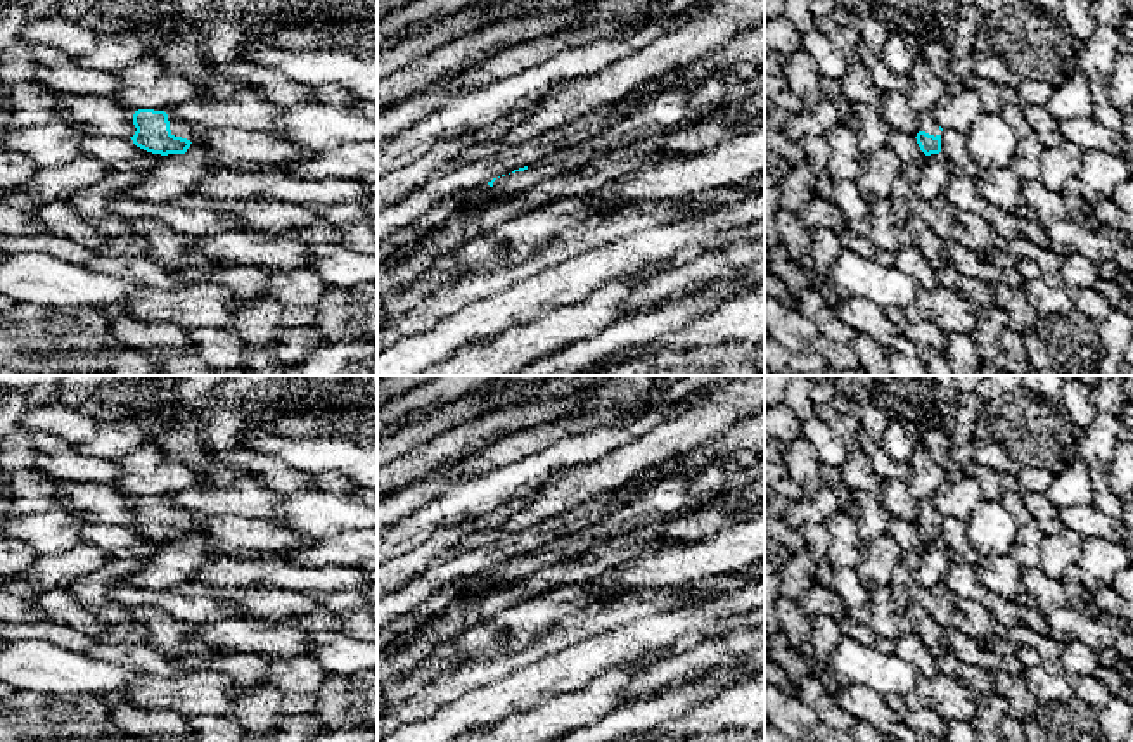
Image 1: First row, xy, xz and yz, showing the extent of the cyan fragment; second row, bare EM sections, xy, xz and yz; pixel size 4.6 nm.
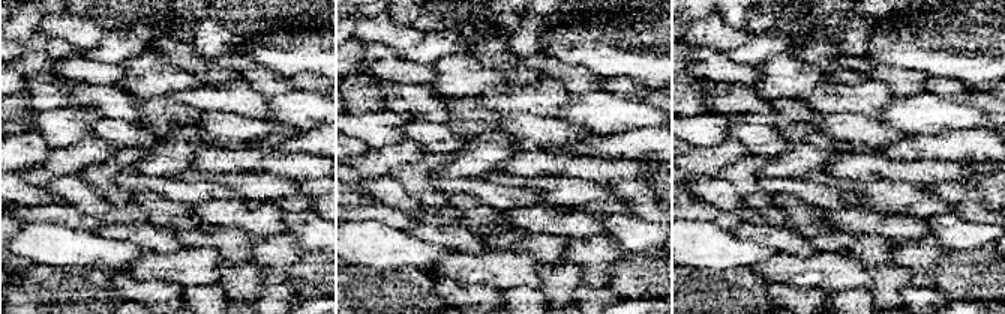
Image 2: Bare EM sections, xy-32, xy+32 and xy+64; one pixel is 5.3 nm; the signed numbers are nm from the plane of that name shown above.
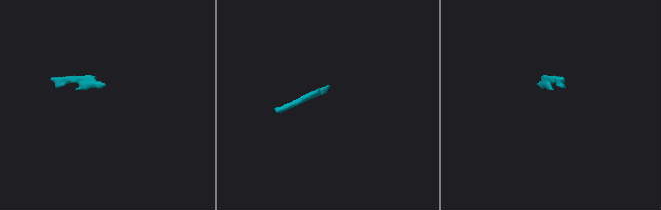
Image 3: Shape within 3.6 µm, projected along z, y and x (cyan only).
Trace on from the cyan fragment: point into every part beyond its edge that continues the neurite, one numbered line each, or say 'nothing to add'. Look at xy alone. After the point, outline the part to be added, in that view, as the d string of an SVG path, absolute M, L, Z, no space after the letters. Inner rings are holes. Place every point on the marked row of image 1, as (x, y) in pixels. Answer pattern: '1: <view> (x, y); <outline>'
1: xy (179, 128); M168 116L168 121L170 121L171 135L182 137L187 140L199 140L202 133L208 130L206 126L190 125L182 119L175 119L171 116Z

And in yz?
1: yz (926, 120); M931 111L919 112L919 125L920 125L920 131L925 131L934 137L941 135L941 130L939 130L938 123L934 121Z

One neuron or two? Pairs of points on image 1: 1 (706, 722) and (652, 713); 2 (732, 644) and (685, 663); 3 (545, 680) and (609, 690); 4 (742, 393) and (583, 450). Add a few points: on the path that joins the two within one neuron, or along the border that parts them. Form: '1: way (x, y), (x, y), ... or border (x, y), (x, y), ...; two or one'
1: border (716, 697), (658, 723); two
2: way (720, 649), (697, 658); one
3: border (618, 665), (587, 684), (557, 692), (545, 701); two
4: border (710, 398), (656, 424), (639, 438); two

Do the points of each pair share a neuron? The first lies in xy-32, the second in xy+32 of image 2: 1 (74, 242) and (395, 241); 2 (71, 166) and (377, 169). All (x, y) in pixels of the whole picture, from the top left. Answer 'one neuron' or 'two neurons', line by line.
1: one neuron
2: one neuron

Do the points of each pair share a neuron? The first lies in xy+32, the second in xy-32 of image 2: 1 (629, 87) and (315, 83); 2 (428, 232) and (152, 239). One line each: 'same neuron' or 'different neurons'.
1: same neuron
2: same neuron

